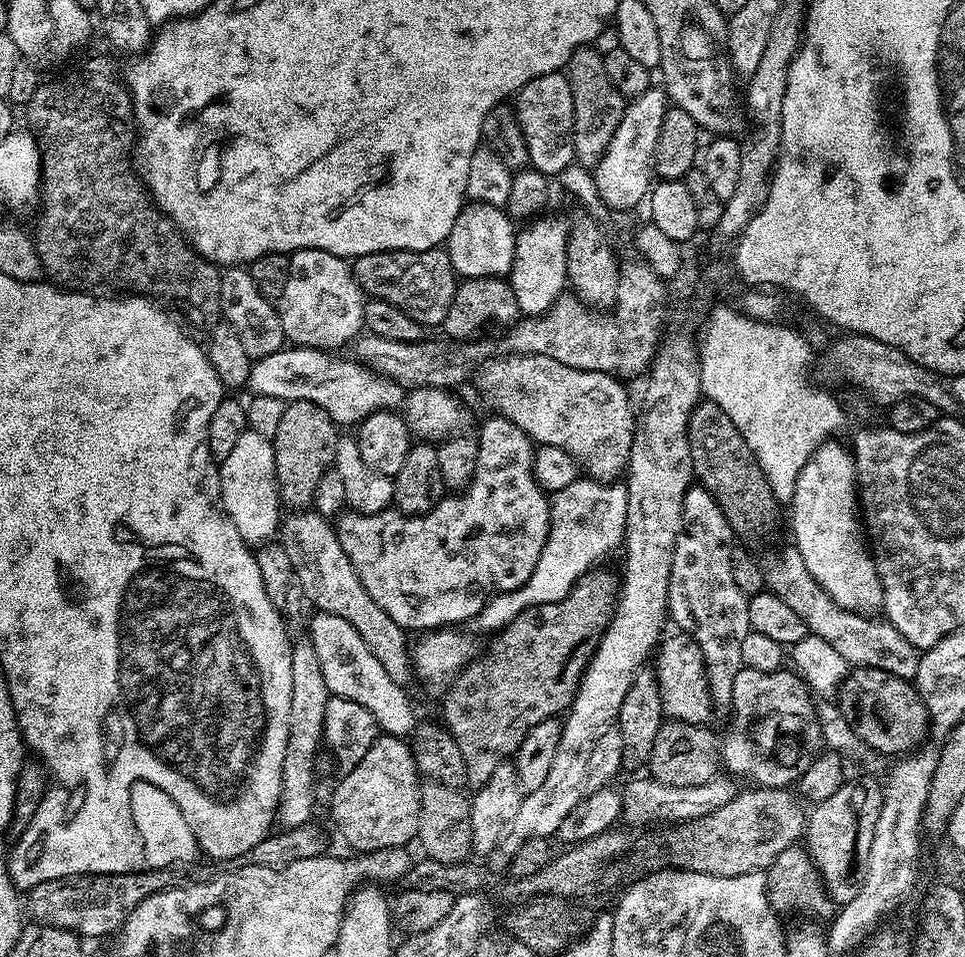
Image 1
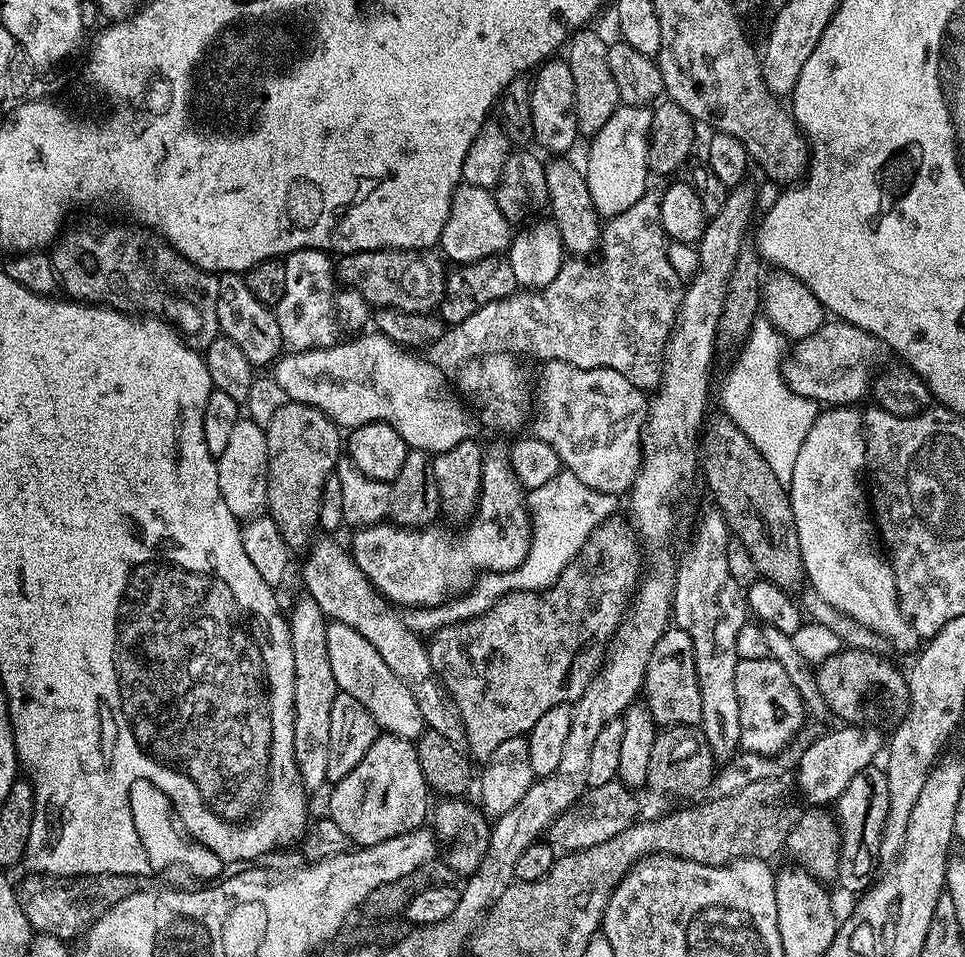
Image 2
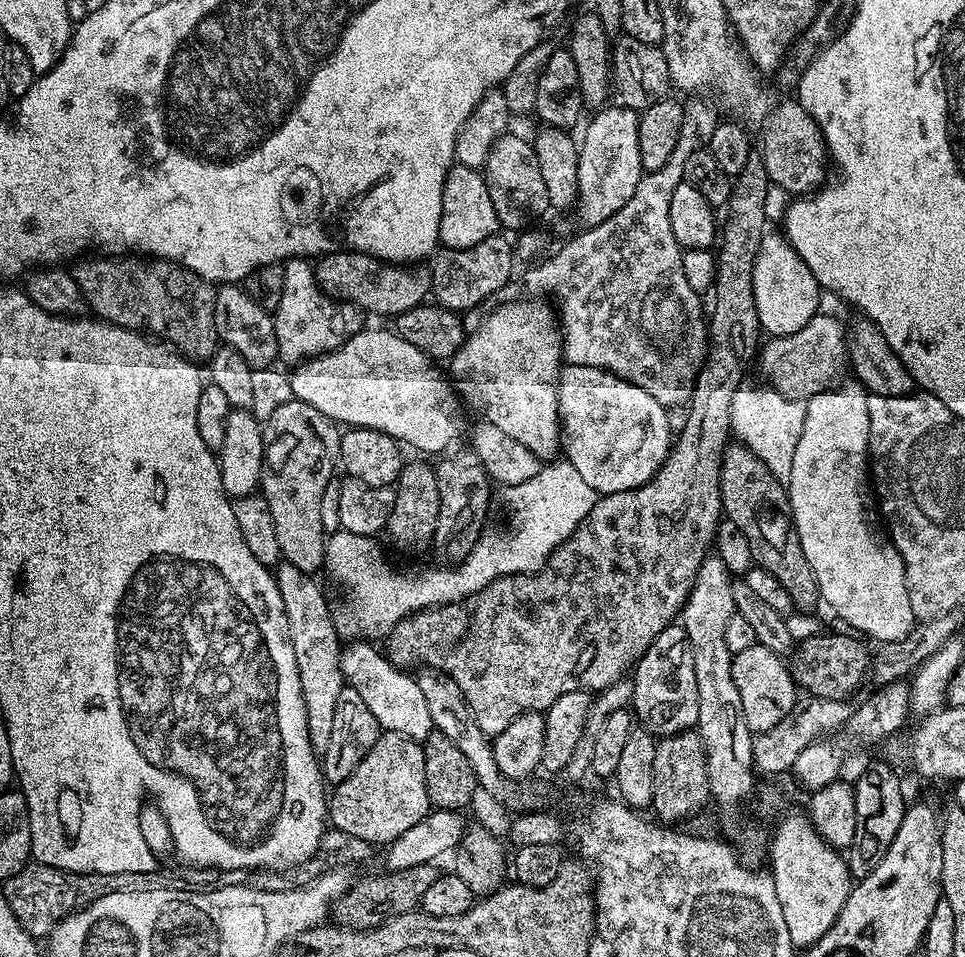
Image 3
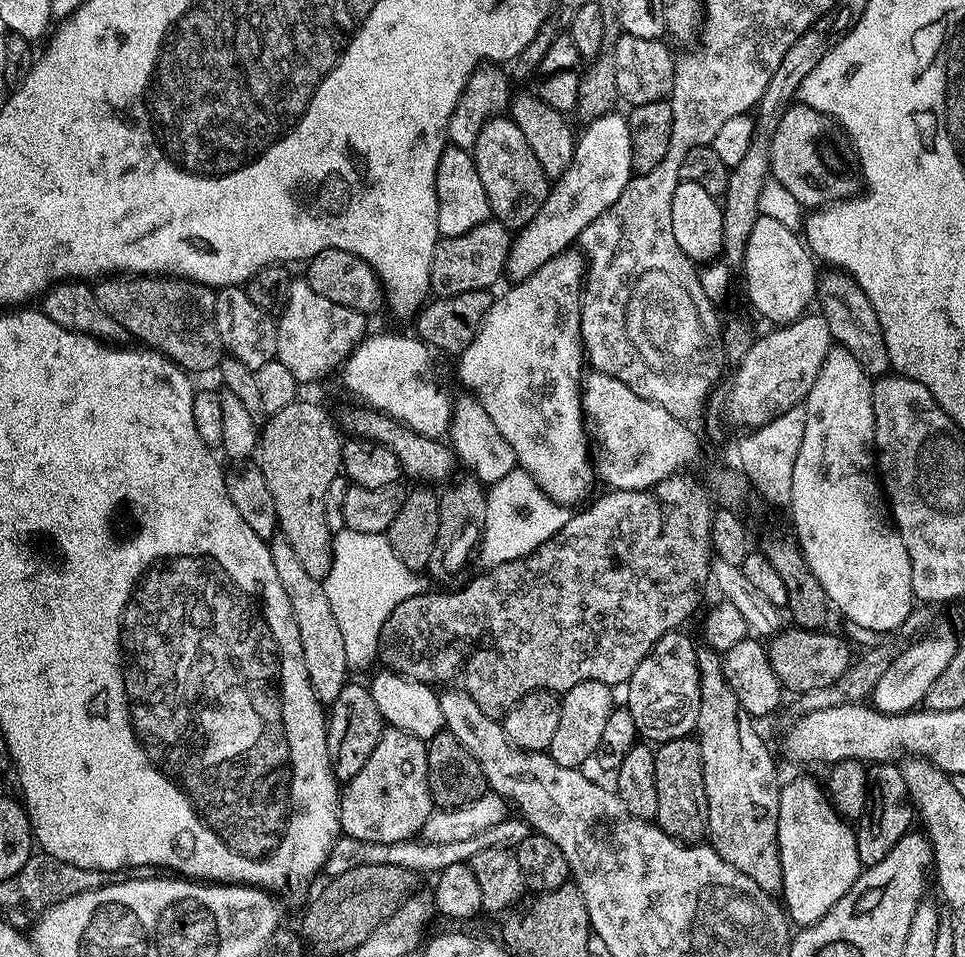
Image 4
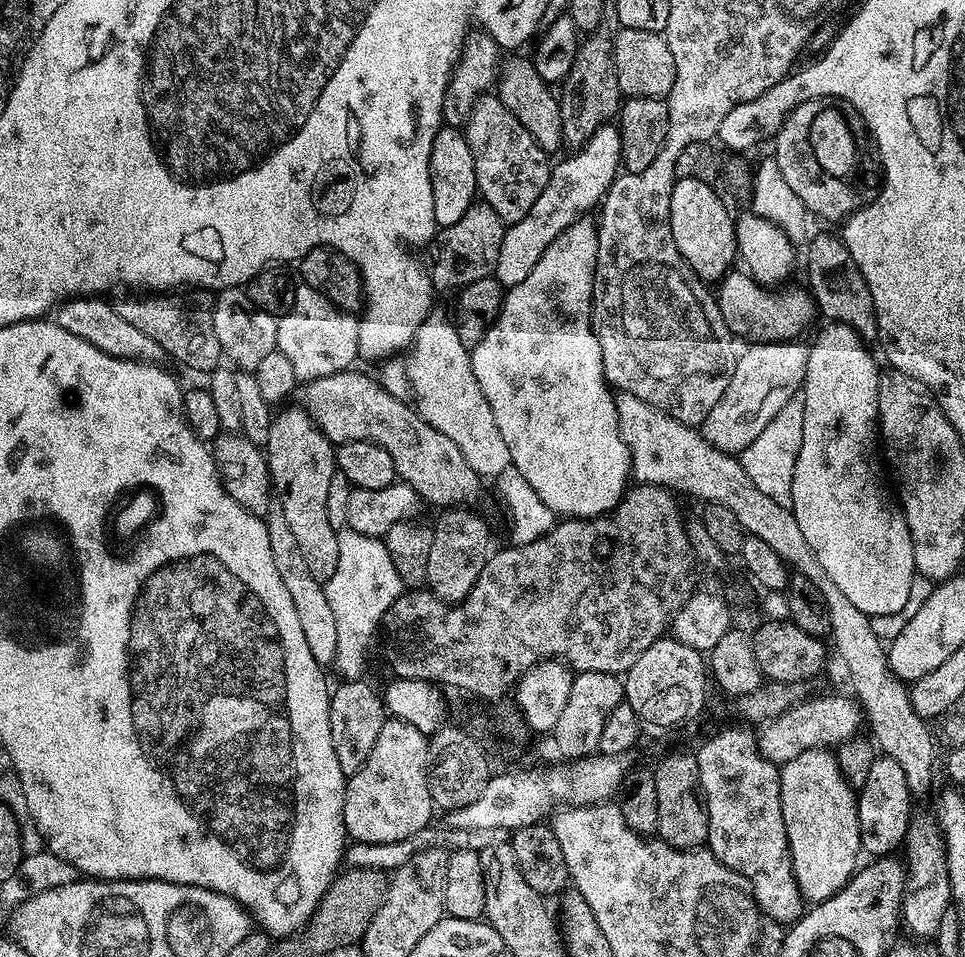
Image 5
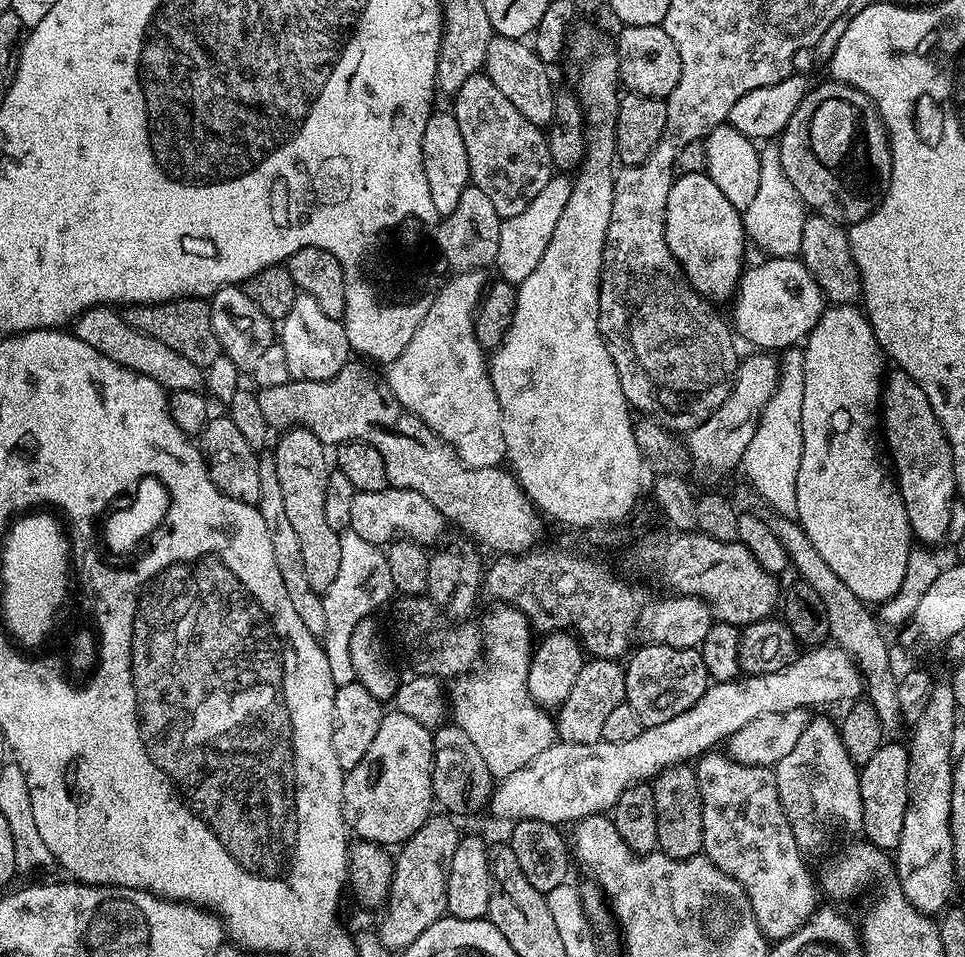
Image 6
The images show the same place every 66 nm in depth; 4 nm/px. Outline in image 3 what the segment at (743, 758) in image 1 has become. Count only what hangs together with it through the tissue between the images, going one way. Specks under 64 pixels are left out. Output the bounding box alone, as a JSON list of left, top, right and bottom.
[732,643,798,734]

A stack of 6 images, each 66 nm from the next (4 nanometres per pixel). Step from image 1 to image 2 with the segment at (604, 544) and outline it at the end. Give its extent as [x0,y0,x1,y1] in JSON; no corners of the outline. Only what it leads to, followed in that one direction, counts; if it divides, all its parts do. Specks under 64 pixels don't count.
[474,470,617,601]

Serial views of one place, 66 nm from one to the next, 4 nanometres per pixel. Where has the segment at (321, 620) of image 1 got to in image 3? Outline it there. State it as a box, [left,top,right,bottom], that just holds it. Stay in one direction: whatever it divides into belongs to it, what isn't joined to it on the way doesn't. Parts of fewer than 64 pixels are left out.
[340,640,434,742]

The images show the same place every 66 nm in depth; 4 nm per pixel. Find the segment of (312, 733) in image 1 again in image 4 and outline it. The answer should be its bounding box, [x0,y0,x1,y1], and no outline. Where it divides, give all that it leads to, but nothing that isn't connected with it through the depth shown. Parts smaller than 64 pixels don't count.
[268,534,350,706]

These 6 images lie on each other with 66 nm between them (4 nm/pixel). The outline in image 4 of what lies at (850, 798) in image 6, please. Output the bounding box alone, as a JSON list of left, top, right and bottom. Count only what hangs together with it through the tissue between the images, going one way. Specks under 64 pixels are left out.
[778,776,862,926]

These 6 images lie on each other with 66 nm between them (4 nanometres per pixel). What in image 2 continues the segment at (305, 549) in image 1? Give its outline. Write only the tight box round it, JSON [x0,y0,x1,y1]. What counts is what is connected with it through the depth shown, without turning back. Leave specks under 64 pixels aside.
[304,538,464,745]

